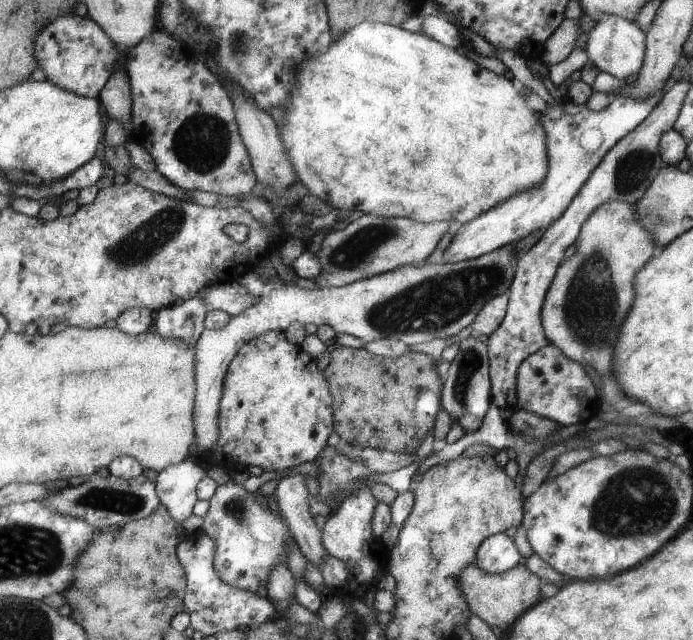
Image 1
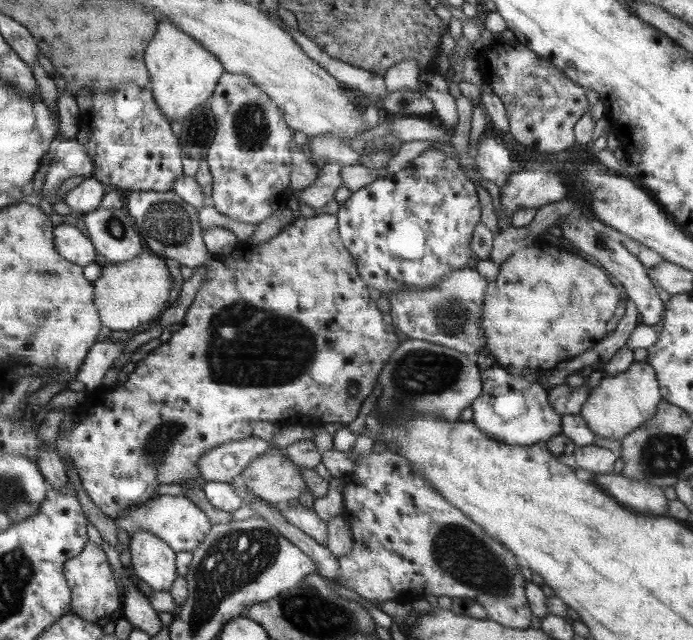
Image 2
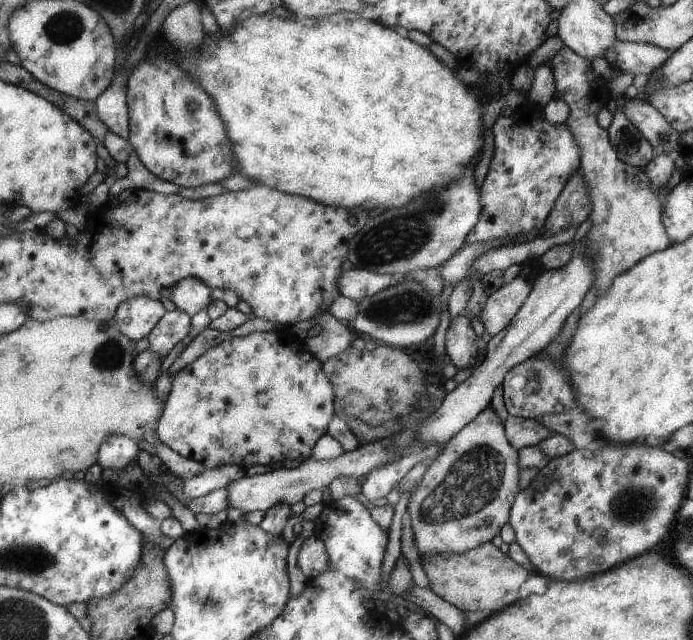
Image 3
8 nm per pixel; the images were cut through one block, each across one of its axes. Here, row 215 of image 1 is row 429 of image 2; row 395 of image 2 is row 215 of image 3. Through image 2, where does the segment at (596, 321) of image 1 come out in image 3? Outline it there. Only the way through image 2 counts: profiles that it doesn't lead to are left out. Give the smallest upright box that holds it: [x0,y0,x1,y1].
[548,47,670,298]

